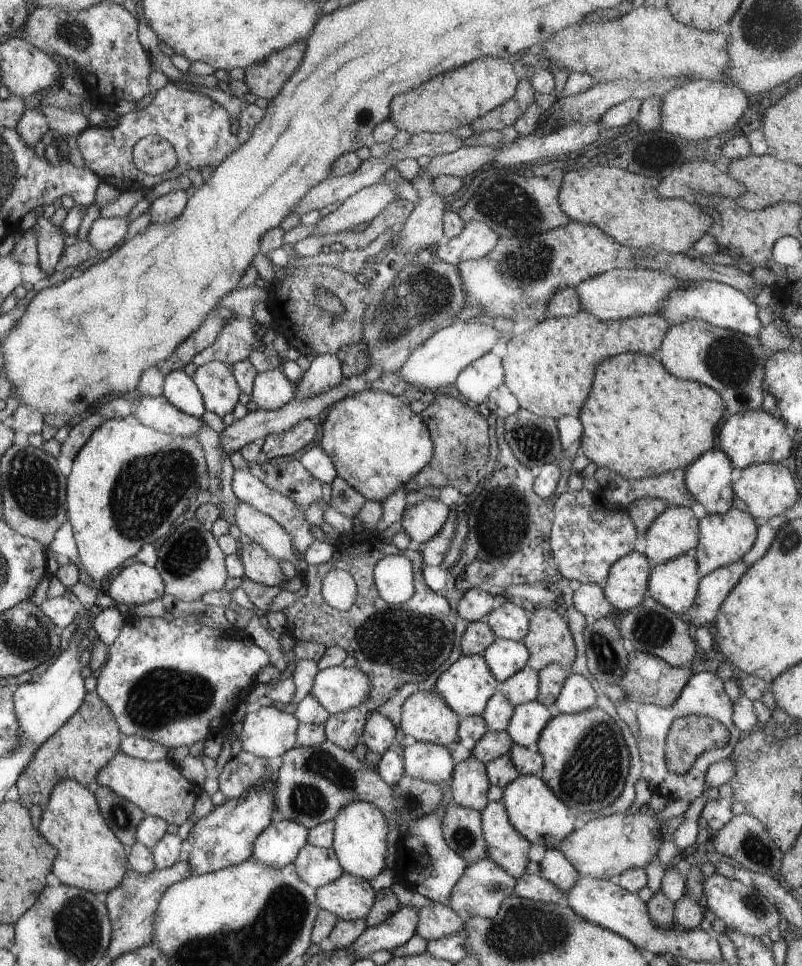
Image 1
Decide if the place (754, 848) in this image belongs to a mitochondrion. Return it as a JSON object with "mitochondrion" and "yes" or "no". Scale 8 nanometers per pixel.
{"mitochondrion":"yes"}

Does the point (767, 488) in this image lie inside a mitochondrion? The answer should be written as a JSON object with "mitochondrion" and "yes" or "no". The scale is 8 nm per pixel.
{"mitochondrion":"no"}

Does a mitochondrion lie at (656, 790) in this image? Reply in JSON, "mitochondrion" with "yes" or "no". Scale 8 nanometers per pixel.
{"mitochondrion":"no"}

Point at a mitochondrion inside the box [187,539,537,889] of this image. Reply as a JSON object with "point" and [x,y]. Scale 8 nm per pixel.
{"point":[410,644]}

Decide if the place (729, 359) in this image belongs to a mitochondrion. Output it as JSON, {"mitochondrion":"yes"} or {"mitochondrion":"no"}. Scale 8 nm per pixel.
{"mitochondrion":"yes"}

